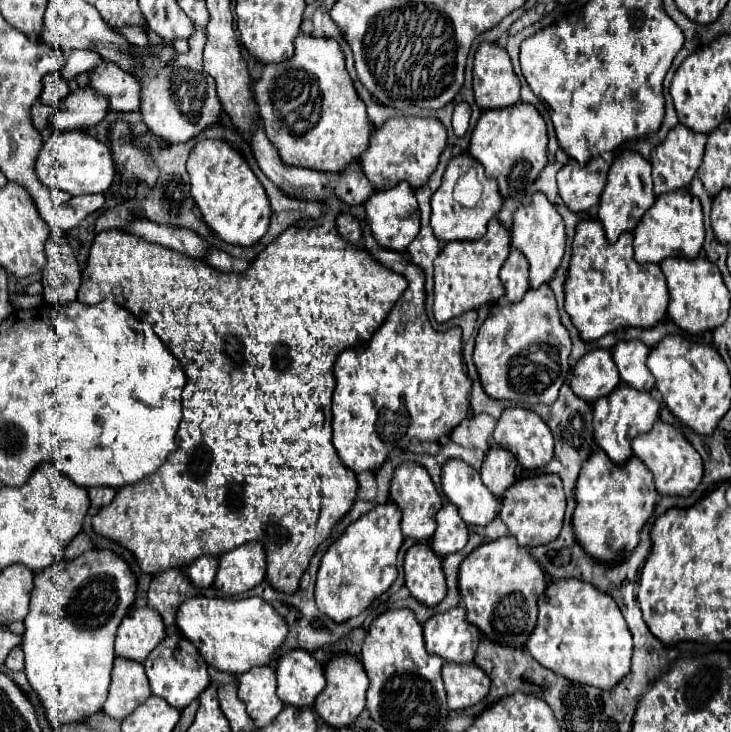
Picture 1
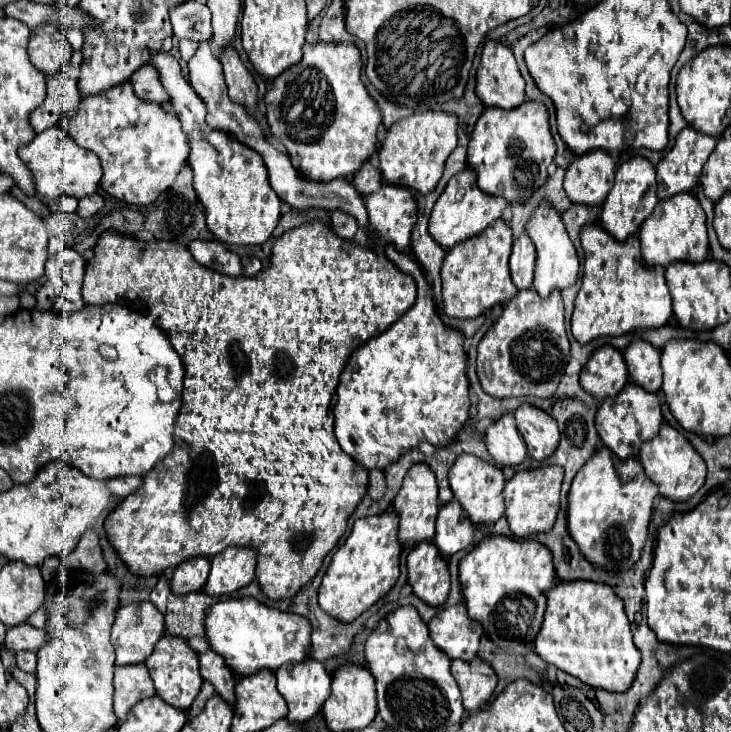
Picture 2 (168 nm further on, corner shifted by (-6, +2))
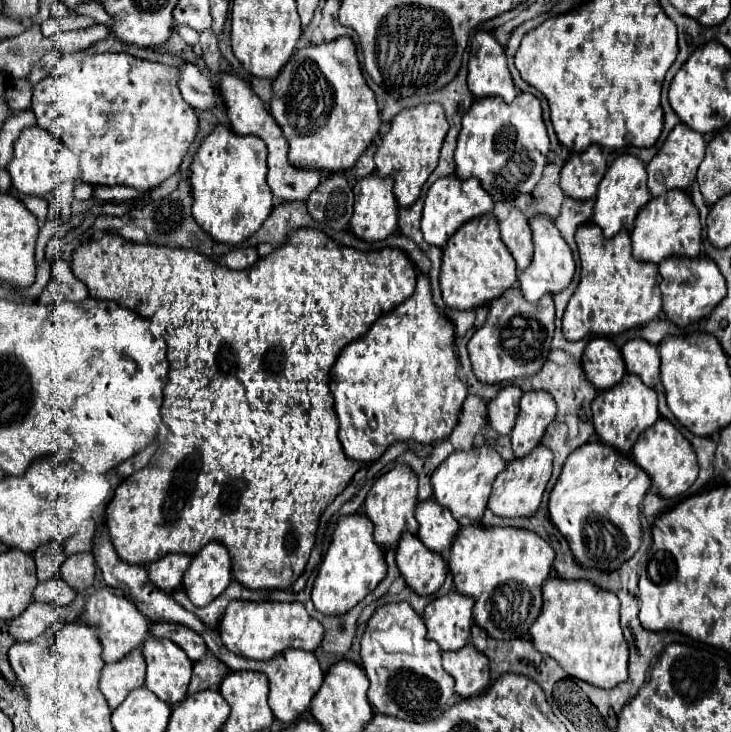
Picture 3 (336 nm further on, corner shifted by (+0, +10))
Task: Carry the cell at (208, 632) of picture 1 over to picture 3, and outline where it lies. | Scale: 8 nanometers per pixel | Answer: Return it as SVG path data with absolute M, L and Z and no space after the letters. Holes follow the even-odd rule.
M231 600L223 612L221 626L217 626L217 632L229 652L247 660L269 660L287 648L313 652L323 638L321 624L307 614L301 602Z

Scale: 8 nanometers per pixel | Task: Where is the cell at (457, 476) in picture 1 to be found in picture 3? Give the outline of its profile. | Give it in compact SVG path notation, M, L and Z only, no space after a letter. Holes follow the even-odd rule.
M473 448L469 452L461 452L455 450L445 462L441 462L437 466L437 470L431 476L431 484L433 484L433 498L443 504L445 508L449 508L453 512L453 516L459 518L471 518L471 520L481 520L483 512L487 510L487 502L489 502L489 494L491 494L491 484L495 480L495 476L499 472L503 472L507 466L507 462L499 456L499 452L495 448Z

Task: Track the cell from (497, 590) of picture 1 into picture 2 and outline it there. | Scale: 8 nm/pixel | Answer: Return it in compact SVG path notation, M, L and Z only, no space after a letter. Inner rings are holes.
M485 536L459 562L459 580L467 614L479 620L487 636L501 648L531 646L547 604L545 592L555 584L555 566L551 552L535 540L507 536Z

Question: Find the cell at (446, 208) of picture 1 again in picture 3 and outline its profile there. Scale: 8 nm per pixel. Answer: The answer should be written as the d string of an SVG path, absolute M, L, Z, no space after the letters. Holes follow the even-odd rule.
M445 176L437 182L431 184L431 188L427 190L427 198L425 198L425 206L423 206L423 218L421 218L421 232L427 244L437 246L437 248L445 248L447 240L453 236L453 232L457 228L461 228L465 222L483 216L483 214L491 214L493 212L493 198L481 188L479 180L469 178L469 180L461 180L459 176Z

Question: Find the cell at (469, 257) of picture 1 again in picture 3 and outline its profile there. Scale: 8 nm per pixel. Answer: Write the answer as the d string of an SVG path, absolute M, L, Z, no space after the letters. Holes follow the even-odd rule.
M485 214L463 224L443 248L443 264L441 264L441 294L443 302L449 308L469 310L483 304L489 304L501 292L509 290L517 284L515 260L505 248L499 236L499 222L493 214Z

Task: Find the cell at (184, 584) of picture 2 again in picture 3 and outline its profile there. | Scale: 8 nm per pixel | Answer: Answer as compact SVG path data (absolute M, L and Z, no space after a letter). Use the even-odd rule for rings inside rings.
M167 554L157 562L149 564L149 578L165 592L173 592L173 588L181 586L183 574L191 564L189 554Z

